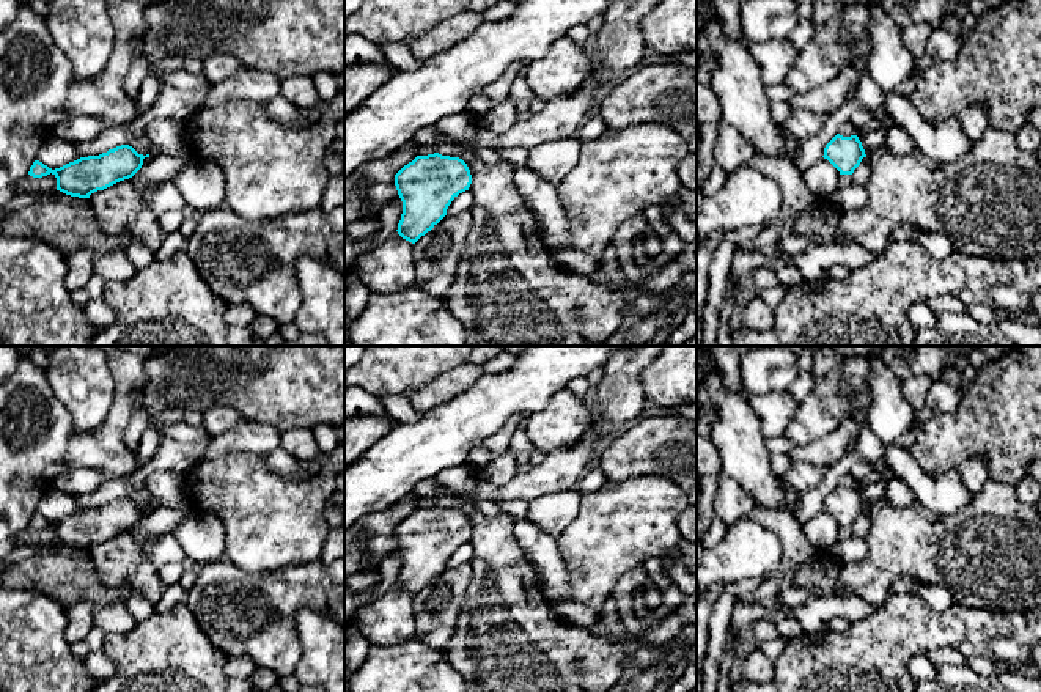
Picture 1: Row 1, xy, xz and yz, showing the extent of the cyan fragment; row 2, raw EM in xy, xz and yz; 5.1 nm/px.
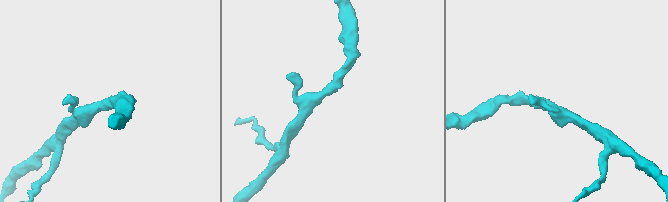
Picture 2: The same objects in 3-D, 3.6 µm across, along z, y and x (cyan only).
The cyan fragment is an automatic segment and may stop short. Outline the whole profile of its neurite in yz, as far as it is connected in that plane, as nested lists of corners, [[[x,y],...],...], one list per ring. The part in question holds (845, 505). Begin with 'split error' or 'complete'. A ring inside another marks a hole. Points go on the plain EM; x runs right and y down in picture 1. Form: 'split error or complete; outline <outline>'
complete; outline [[[837,486],[826,497],[822,510],[827,511],[840,527],[852,527],[866,506],[857,488],[843,489]]]

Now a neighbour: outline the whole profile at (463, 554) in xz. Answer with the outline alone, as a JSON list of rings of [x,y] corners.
[[[465,543],[462,546],[459,546],[458,549],[454,549],[454,552],[451,554],[451,557],[447,561],[448,568],[454,568],[464,563],[470,563],[473,557],[473,547],[470,543]]]

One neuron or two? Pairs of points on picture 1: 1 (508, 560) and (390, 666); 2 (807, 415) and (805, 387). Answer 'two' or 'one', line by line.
1: two
2: two

